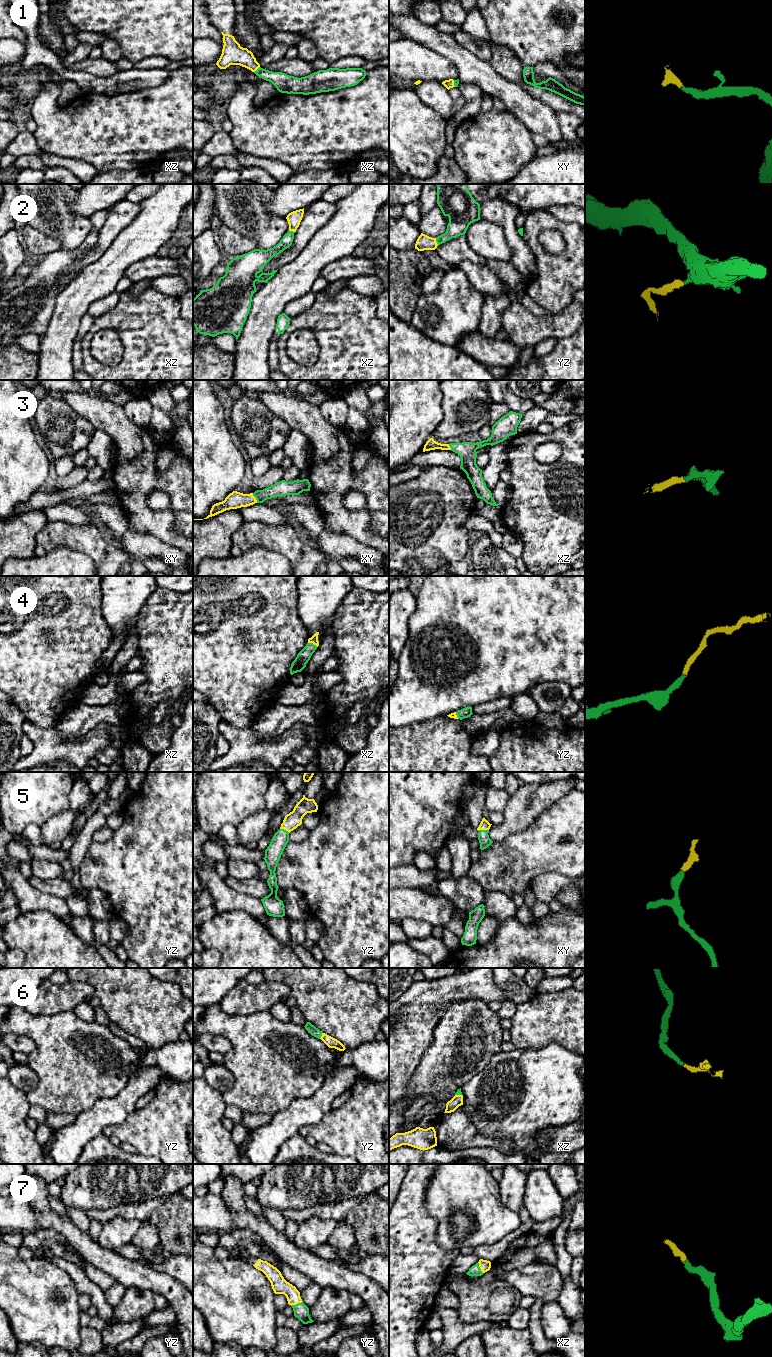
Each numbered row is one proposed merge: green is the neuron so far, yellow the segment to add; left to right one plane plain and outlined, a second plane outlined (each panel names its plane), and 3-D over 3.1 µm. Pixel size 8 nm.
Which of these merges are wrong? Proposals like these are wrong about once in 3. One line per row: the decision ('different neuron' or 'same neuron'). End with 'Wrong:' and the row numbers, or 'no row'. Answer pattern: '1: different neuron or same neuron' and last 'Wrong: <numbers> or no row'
1: same neuron
2: same neuron
3: same neuron
4: same neuron
5: same neuron
6: same neuron
7: same neuron
Wrong: no row

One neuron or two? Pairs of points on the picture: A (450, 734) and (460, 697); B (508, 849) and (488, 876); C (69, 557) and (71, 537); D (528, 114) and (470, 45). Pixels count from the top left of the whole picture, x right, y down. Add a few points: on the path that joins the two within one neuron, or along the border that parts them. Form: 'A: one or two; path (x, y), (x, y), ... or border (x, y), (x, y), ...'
A: two; border (446, 714), (424, 721)
B: one; path (508, 856), (495, 869)
C: two; border (47, 552), (70, 547), (91, 559)
D: two; border (464, 48), (489, 63)

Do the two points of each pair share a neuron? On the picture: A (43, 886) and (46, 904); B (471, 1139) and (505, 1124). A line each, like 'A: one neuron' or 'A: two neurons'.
A: two neurons
B: two neurons

